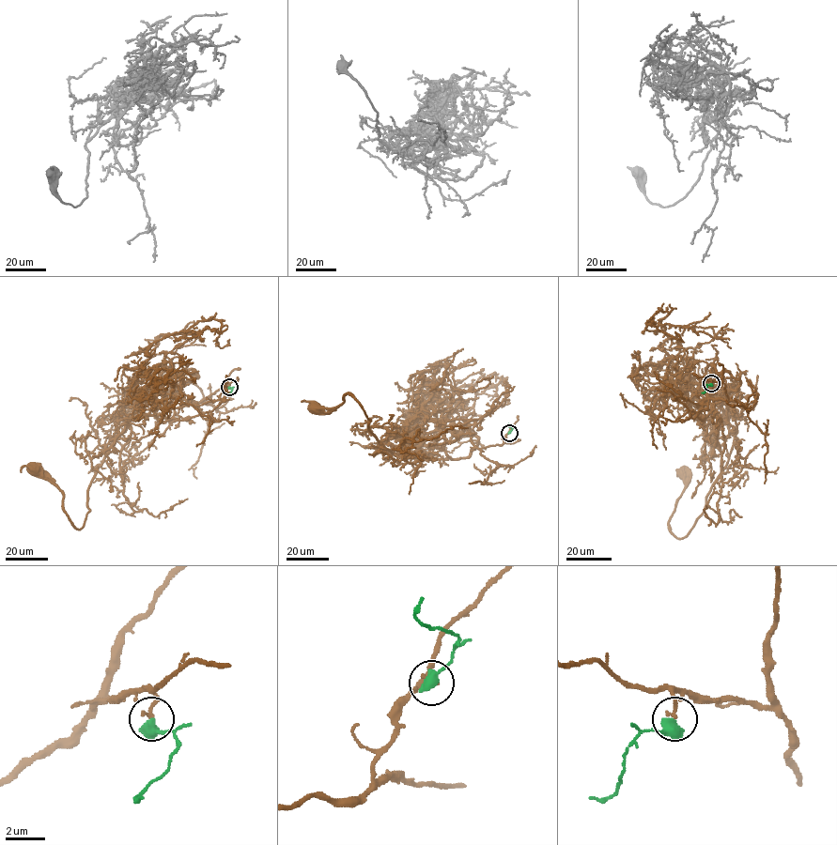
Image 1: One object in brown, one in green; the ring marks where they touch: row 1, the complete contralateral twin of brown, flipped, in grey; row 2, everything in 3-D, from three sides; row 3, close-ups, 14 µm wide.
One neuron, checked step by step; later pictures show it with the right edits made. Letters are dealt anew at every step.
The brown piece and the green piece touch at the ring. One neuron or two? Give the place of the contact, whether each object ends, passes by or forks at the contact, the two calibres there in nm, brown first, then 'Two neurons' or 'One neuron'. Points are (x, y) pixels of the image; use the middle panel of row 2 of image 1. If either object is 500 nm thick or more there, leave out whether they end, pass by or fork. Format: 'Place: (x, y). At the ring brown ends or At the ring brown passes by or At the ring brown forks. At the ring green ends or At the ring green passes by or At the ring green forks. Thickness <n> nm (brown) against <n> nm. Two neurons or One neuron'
Place: (509, 433). Thickness 180 nm (brown) against 550 nm. One neuron

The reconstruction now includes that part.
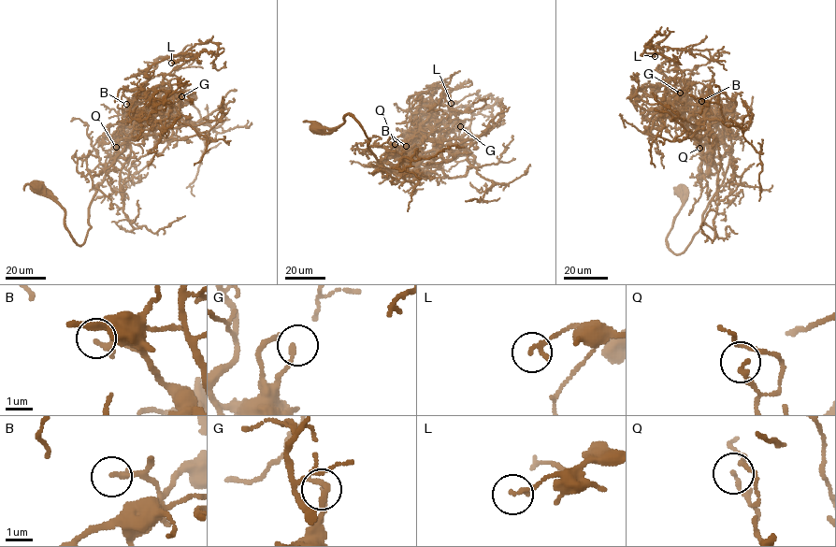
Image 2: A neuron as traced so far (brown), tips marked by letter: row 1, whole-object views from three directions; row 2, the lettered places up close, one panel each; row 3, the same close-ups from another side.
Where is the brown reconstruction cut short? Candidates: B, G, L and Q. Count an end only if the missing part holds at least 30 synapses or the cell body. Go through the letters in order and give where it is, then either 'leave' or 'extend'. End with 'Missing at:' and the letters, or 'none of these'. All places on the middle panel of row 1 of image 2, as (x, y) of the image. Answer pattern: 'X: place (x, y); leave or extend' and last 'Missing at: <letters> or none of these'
B: place (406, 146); leave
G: place (460, 126); leave
L: place (451, 103); extend
Q: place (395, 144); leave
Missing at: L

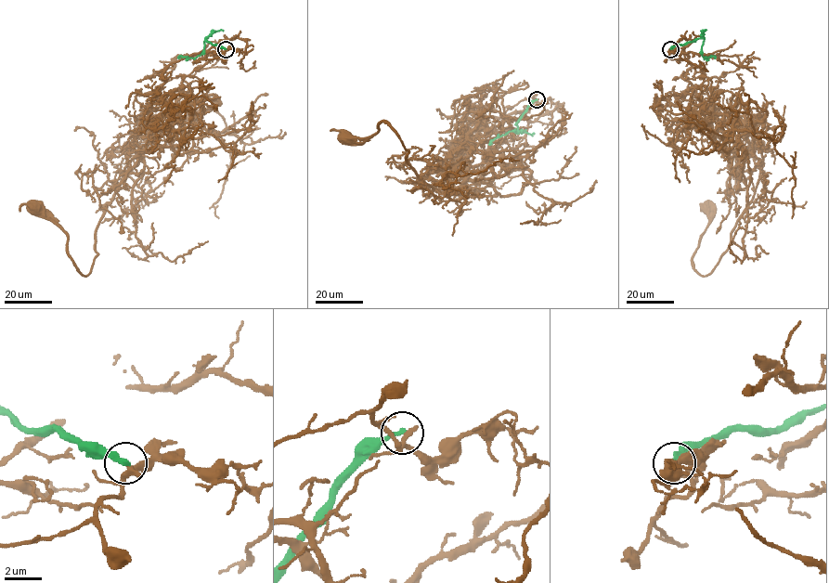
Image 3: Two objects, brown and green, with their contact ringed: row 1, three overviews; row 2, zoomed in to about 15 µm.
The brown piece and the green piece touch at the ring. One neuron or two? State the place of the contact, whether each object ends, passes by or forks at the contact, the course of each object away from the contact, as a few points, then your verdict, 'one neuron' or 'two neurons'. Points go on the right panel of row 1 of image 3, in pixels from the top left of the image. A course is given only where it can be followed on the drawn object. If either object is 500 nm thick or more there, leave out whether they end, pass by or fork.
at (670, 49); brown passes by; green ends there; brown runs (671, 48), (712, 110), (757, 134), (762, 158), (729, 248), (701, 276), (707, 205); green runs (670, 48), (703, 38), (702, 55), (714, 58); two neurons

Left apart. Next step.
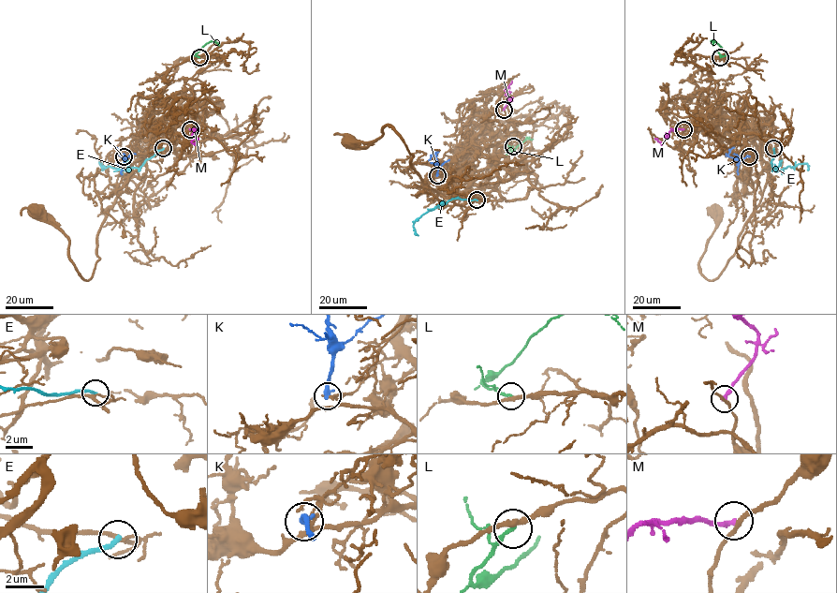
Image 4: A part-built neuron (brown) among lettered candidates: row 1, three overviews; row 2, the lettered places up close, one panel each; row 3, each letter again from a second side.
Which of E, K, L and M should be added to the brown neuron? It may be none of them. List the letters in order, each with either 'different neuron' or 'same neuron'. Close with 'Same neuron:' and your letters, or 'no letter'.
E: different neuron
K: different neuron
L: different neuron
M: different neuron
Same neuron: no letter

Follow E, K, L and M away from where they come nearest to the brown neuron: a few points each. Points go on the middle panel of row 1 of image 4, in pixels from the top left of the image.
E: (477, 200), (452, 199), (440, 203), (416, 220), (413, 224), (417, 233)
K: (437, 175), (435, 155), (428, 160)
L: (512, 146), (508, 153), (525, 139), (533, 139)
M: (504, 109), (509, 98), (505, 89), (512, 81)

